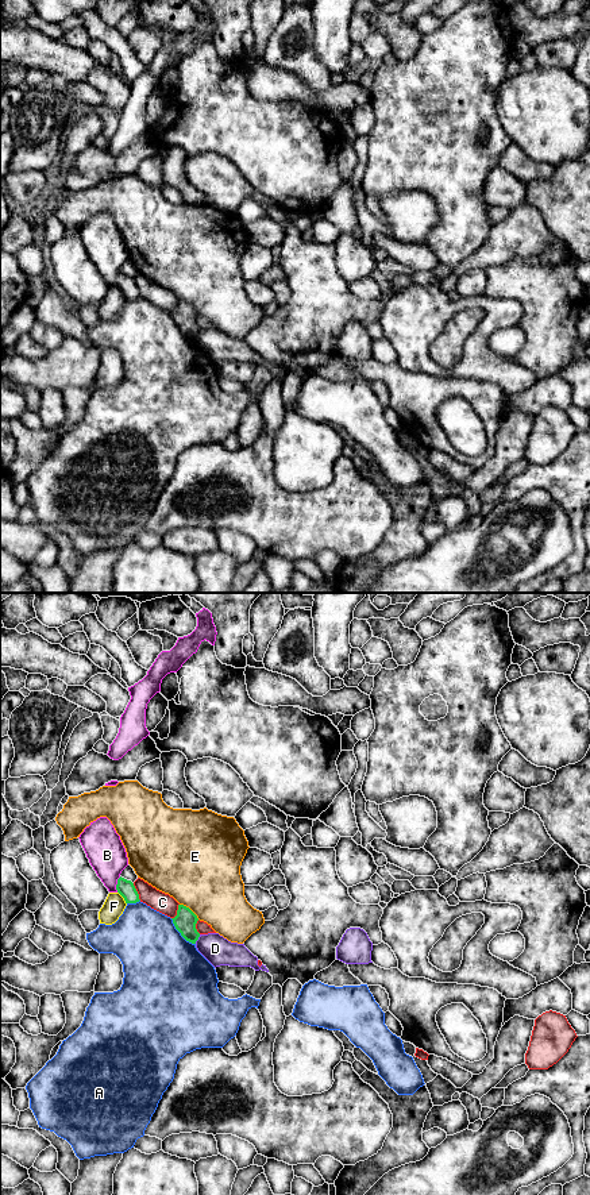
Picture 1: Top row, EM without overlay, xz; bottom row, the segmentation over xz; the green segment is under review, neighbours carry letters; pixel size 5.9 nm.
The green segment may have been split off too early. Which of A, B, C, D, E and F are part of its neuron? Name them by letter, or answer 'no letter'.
no letter

